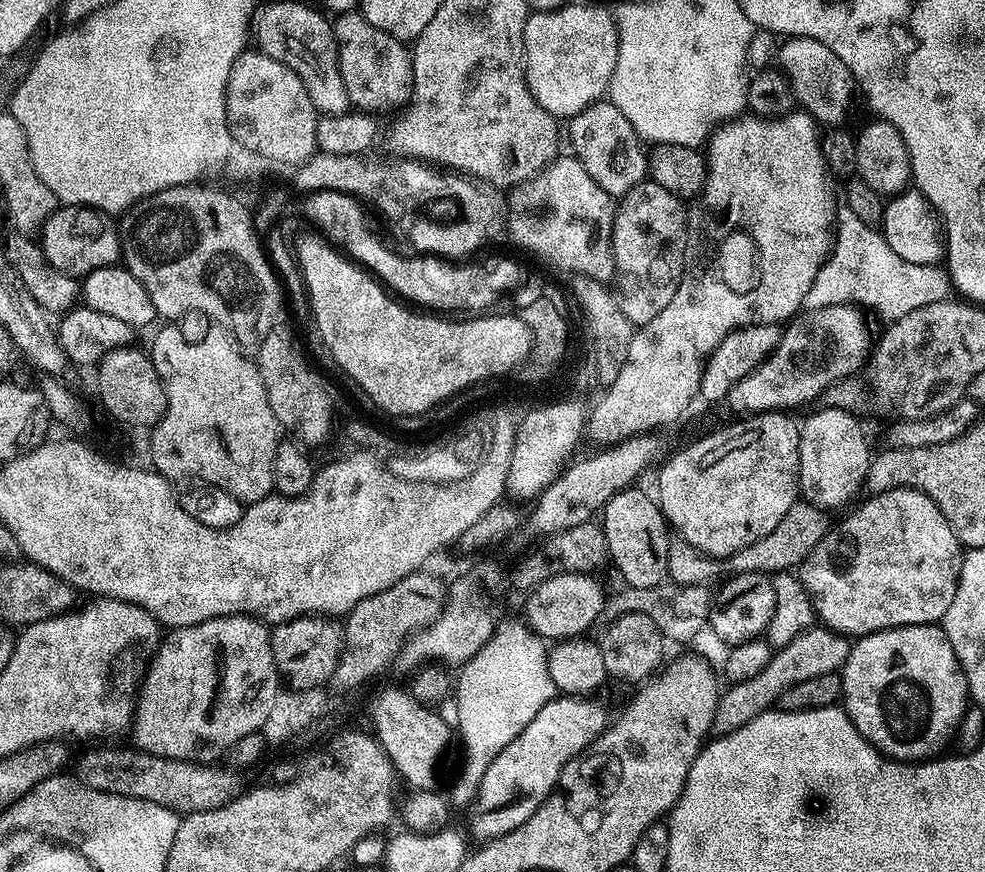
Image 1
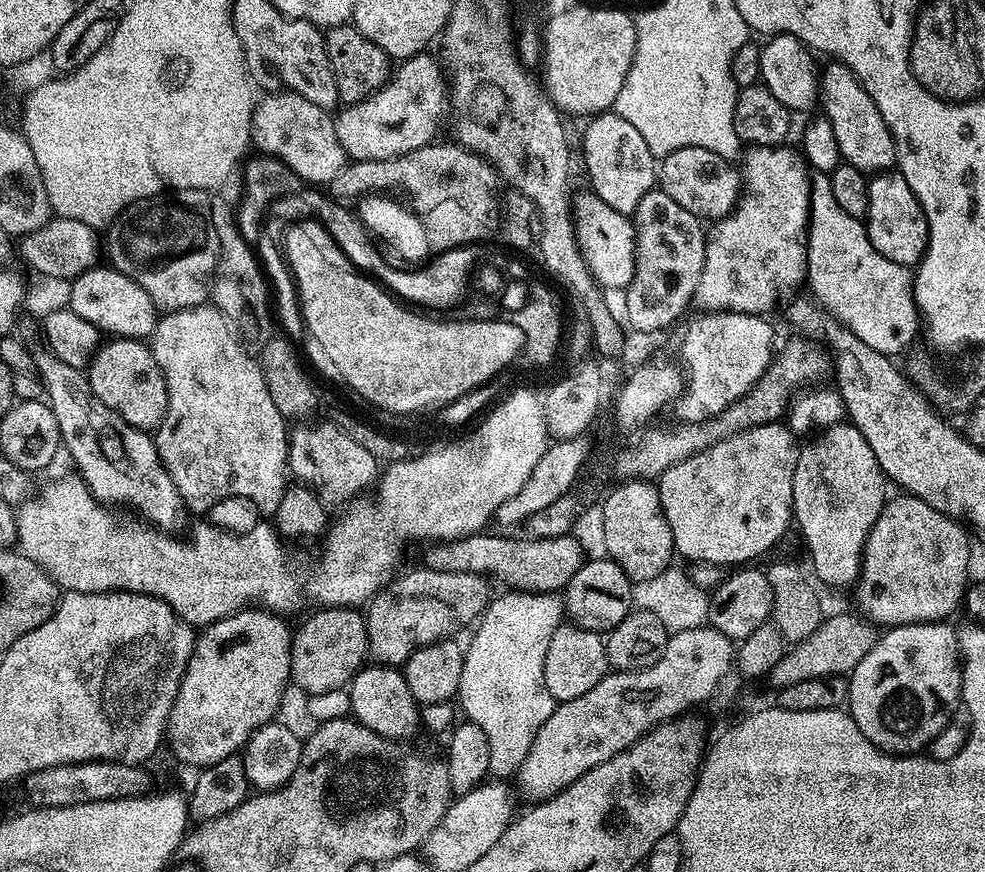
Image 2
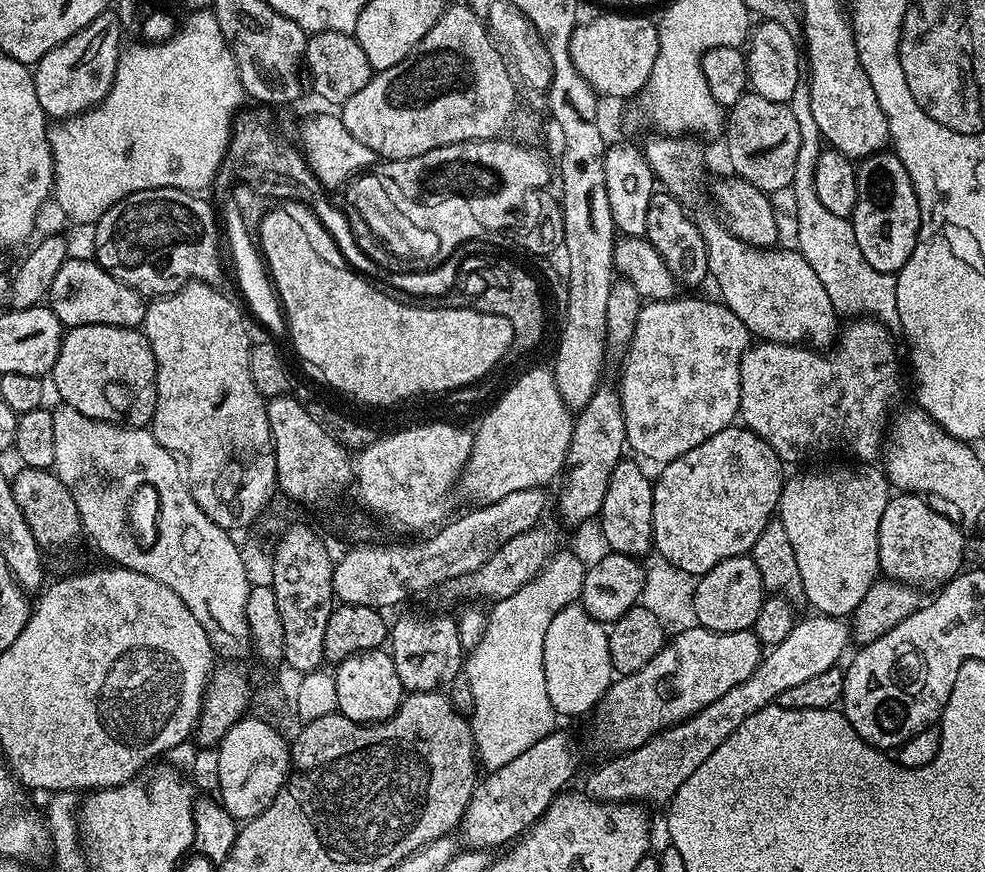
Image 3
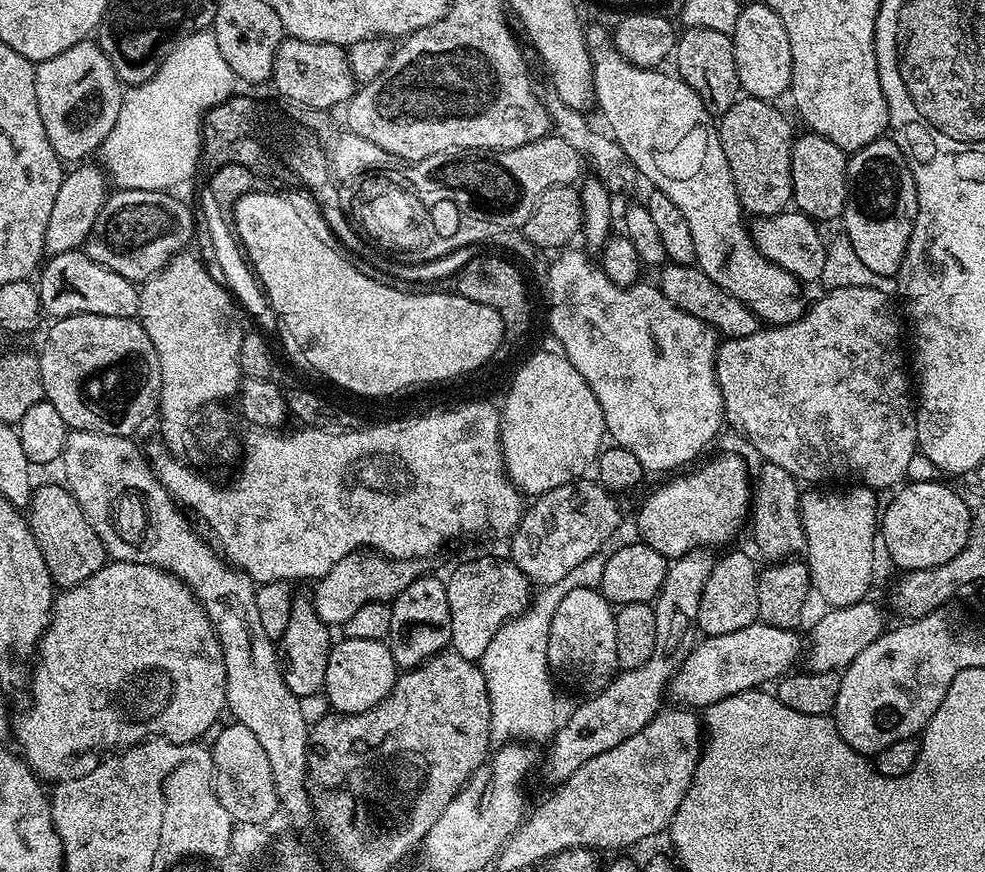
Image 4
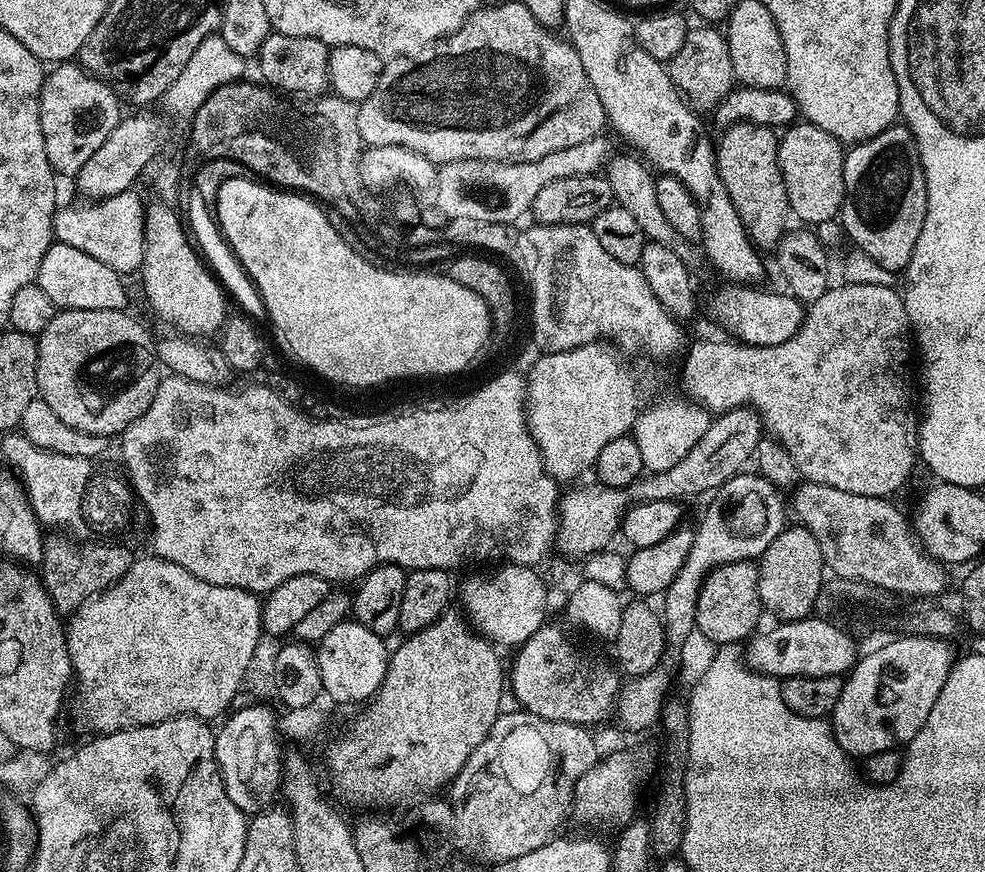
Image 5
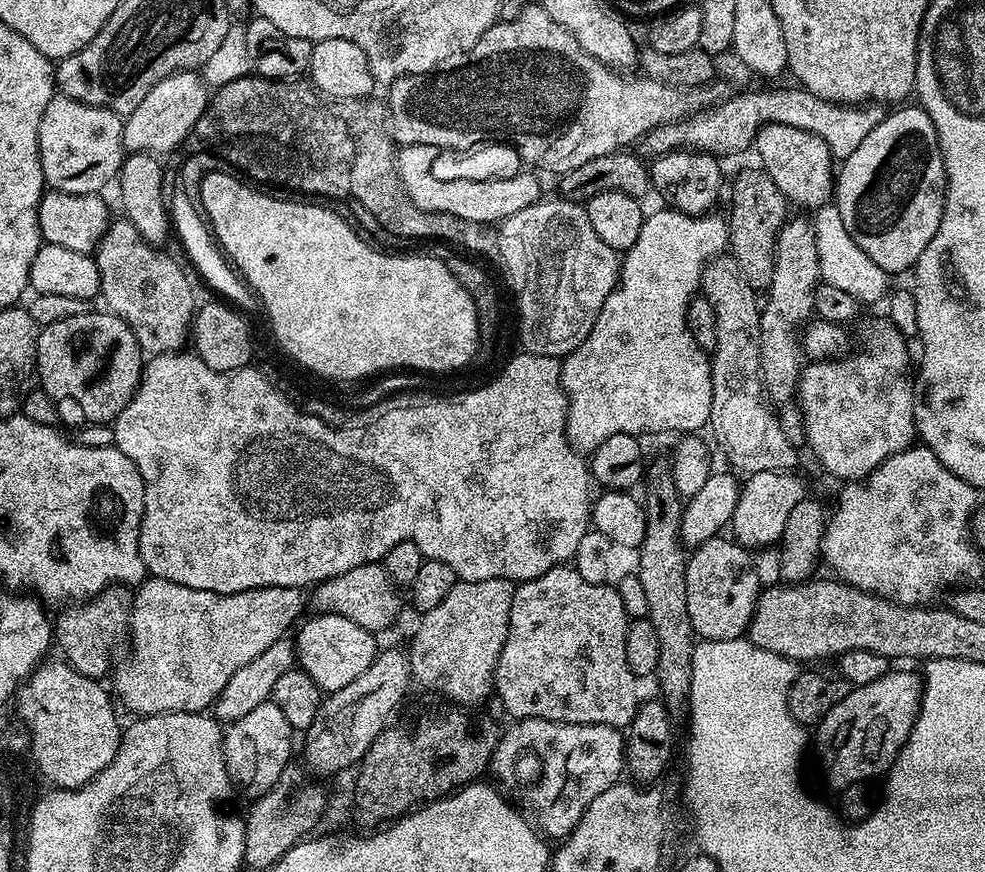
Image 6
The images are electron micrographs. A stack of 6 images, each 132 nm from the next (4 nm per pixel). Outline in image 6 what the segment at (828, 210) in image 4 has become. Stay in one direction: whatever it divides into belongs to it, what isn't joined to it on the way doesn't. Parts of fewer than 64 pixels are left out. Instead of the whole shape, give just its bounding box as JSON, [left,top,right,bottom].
[754,124,834,210]

